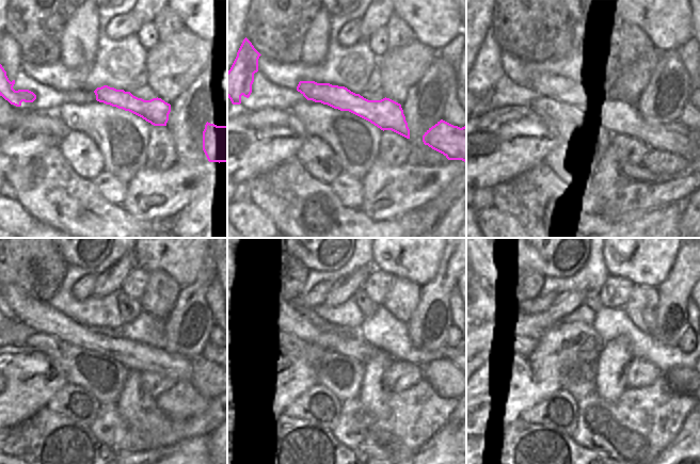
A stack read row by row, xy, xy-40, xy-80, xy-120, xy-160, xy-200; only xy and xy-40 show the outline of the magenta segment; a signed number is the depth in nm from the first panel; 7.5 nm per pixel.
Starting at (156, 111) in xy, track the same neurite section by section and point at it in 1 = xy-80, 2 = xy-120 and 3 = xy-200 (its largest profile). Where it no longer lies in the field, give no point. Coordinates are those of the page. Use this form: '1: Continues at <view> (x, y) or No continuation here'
1: Continues at xy-80 (622, 116)
2: Continues at xy-120 (13, 305)
3: Continues at xy-200 (488, 304).

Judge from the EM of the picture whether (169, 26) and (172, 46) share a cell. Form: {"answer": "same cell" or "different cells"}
{"answer": "different cells"}

